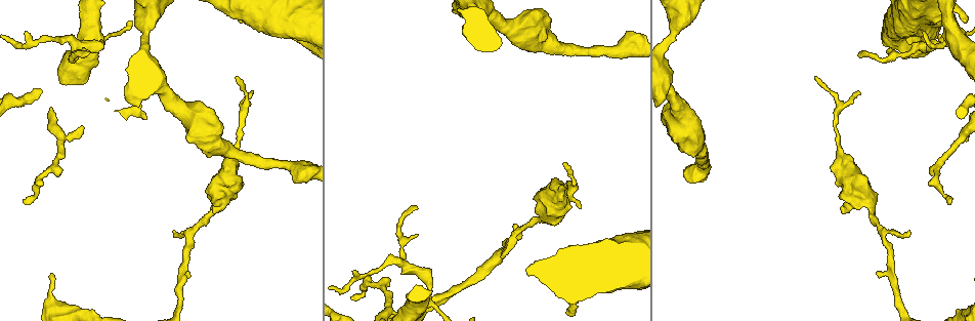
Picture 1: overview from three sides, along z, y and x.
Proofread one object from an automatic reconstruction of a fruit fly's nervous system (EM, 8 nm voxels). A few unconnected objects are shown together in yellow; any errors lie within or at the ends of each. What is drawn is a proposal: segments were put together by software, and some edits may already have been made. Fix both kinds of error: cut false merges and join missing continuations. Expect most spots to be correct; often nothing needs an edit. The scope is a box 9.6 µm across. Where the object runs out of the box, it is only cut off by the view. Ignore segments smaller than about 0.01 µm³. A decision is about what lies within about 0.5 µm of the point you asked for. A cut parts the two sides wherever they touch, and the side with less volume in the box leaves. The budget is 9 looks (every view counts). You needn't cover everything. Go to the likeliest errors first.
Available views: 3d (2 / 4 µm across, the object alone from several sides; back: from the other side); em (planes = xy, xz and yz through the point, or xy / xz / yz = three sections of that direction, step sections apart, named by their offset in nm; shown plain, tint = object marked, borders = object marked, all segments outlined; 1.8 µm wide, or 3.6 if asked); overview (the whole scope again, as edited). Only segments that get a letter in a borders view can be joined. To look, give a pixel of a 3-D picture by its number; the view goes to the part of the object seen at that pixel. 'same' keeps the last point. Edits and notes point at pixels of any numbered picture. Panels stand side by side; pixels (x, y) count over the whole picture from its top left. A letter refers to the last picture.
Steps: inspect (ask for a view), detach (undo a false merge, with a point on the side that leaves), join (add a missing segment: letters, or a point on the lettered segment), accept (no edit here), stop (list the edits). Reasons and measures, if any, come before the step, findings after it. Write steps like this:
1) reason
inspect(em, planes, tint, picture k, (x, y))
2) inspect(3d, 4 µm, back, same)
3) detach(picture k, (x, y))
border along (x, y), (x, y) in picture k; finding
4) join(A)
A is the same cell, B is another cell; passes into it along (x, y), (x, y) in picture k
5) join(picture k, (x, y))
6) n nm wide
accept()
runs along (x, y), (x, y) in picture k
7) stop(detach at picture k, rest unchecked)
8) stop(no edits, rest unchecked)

an open end
inspect(3d, 4 µm, picture 1, (351, 297))

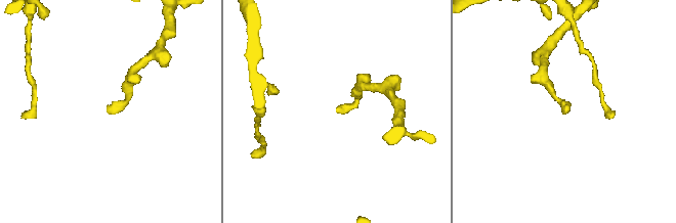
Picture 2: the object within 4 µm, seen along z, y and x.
need the tissue
inspect(em, planes, borders, picture 2, (336, 109))

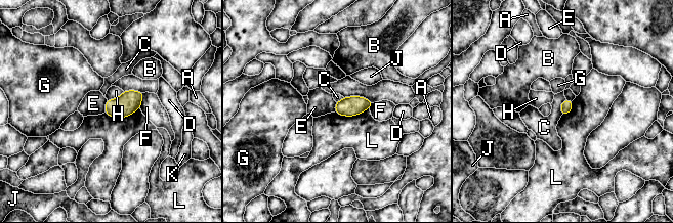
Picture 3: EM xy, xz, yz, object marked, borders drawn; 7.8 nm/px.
L touches over 280 nm
accept()
A, B, C, D, E, F, G, H, J, K and L are other cells; border along (107, 99), (103, 112) in picture 3; no lettered segment goes on from it

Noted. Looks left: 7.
branch stops here
inspect(3d, 4 µm, picture 1, (215, 213))

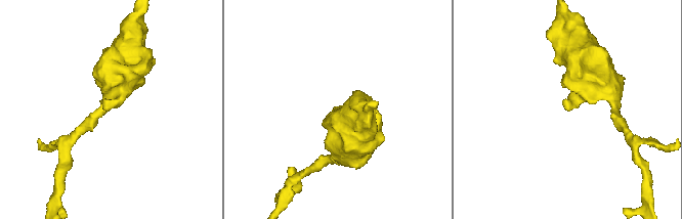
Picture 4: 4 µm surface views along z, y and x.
now the EM
inspect(em, yz, step 4, tint, picture 4, (107, 110))

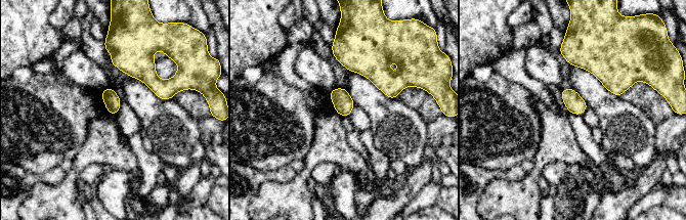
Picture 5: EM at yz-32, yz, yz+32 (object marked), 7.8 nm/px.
inspect(em, xz, step 8, borders, same)

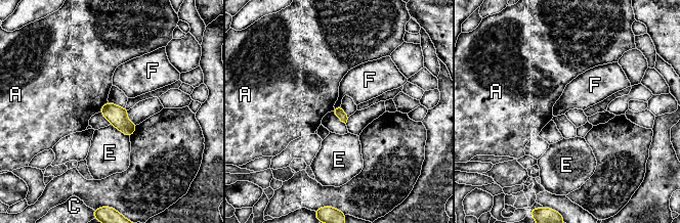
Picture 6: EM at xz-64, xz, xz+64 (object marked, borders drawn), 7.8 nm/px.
accept()
A, C, E and F are other cells; border along (340, 104), (334, 107) in picture 6; none of them fits

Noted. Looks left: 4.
an open end
inspect(3d, 4 µm, back, picture 1, (963, 20))

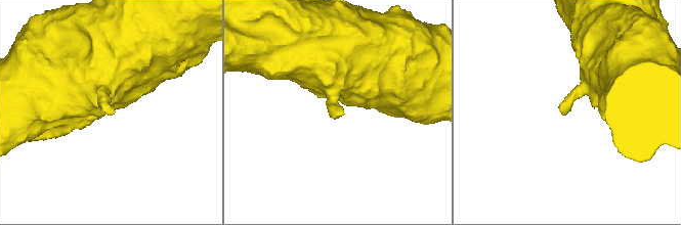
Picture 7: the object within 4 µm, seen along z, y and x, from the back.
inspect(em, planes, borders, picture 7, (114, 113))

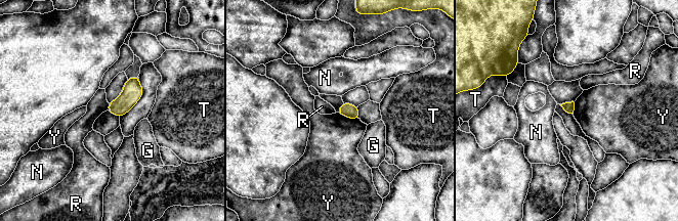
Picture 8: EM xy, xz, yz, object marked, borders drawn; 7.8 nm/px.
accept()
G, N, R, T and Y are other cells; border along (109, 103), (107, 109) in picture 8; no lettered segment goes on from it

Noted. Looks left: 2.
free end
inspect(em, xz, step 4, borders, picture 1, (911, 232))

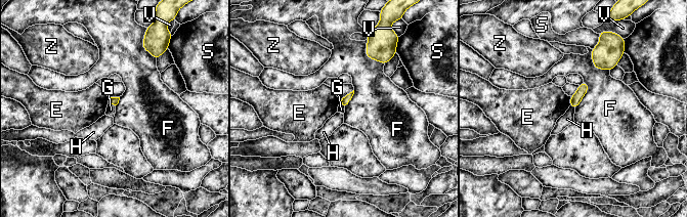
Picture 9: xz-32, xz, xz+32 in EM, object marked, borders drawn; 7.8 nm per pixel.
accept()
E, F, G, H, S, V and Z are other cells; border along (109, 100), (115, 105) in picture 9; no lettered segment goes on from it

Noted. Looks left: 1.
stop(no edits, rest unchecked)

